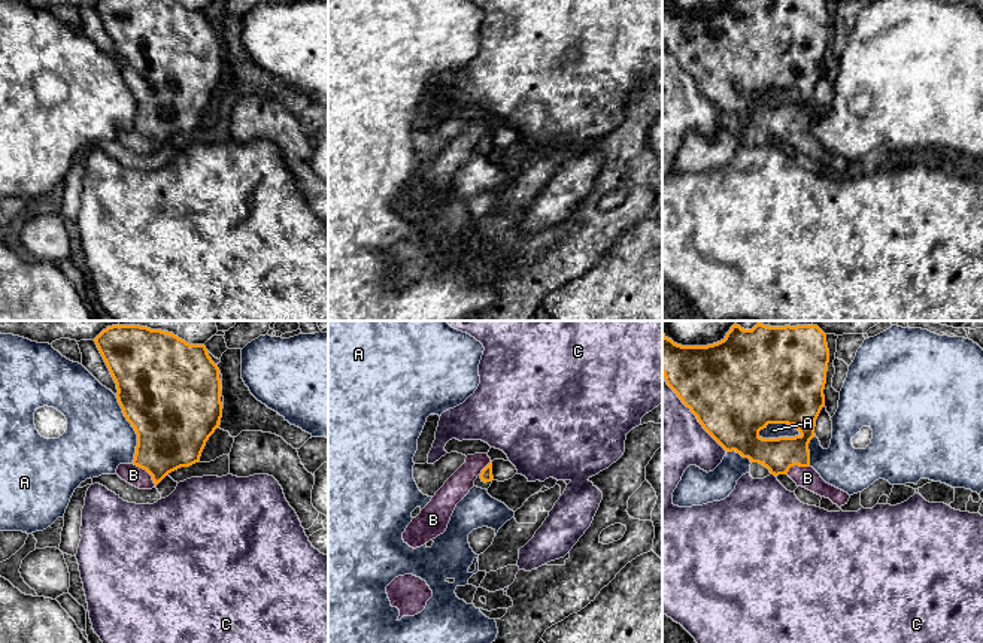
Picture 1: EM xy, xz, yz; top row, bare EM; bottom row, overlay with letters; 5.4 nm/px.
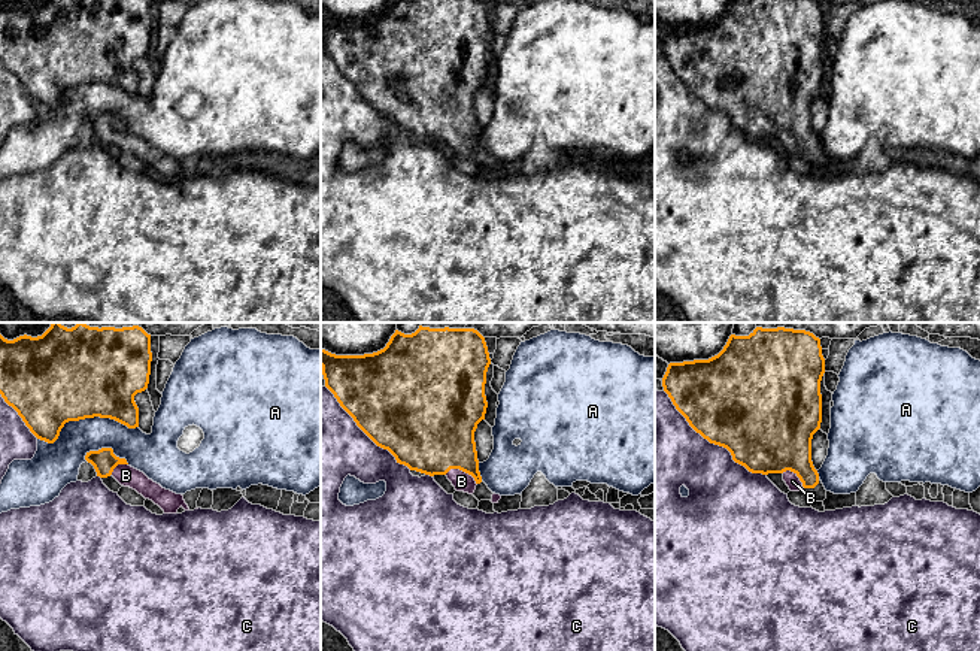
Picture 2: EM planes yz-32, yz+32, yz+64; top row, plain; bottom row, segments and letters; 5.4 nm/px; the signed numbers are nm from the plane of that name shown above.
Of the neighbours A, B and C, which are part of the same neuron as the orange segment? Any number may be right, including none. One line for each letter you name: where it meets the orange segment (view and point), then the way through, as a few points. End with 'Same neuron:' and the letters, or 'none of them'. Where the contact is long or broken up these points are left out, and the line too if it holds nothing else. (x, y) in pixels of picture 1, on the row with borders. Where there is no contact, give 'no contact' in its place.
B: contact xy (146, 470); way xy (172, 431), (146, 470), (133, 475)
Same neuron: B

